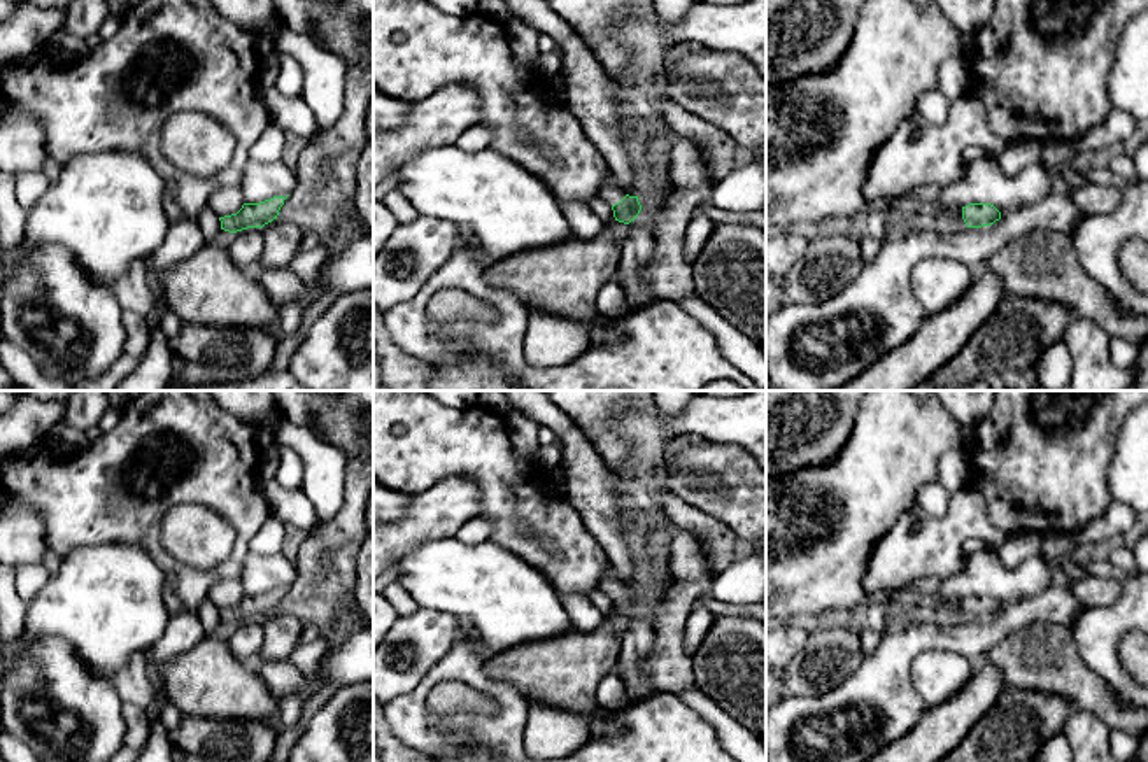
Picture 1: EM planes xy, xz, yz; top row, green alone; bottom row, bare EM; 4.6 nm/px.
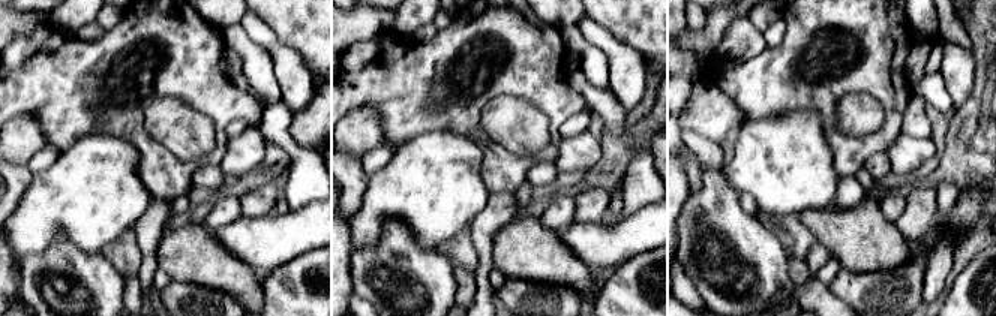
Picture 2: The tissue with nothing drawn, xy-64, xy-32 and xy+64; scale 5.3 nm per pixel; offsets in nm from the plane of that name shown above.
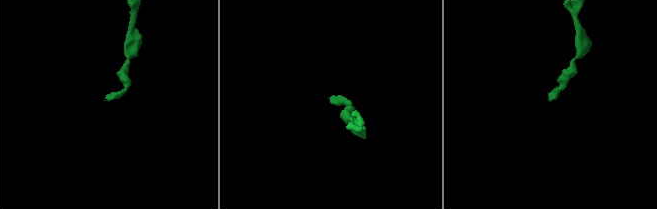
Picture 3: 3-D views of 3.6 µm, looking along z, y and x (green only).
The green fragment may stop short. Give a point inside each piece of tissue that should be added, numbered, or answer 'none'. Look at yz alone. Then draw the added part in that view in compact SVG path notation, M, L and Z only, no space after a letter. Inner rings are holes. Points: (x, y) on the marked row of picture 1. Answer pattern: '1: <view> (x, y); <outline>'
none

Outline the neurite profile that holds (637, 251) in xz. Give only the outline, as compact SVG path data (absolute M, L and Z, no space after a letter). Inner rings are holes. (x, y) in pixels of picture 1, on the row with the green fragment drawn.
M638 196L640 214L629 222L629 235L622 243L622 256L615 280L622 286L631 308L655 303L645 280L645 268L654 256L652 207L648 196Z

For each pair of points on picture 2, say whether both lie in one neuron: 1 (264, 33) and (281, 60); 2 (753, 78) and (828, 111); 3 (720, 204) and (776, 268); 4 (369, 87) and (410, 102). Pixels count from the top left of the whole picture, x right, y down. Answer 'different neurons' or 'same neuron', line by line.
1: same neuron
2: same neuron
3: same neuron
4: same neuron

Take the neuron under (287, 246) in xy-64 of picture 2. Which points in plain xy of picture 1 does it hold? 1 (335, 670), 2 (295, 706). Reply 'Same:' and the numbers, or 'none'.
Same: 1

